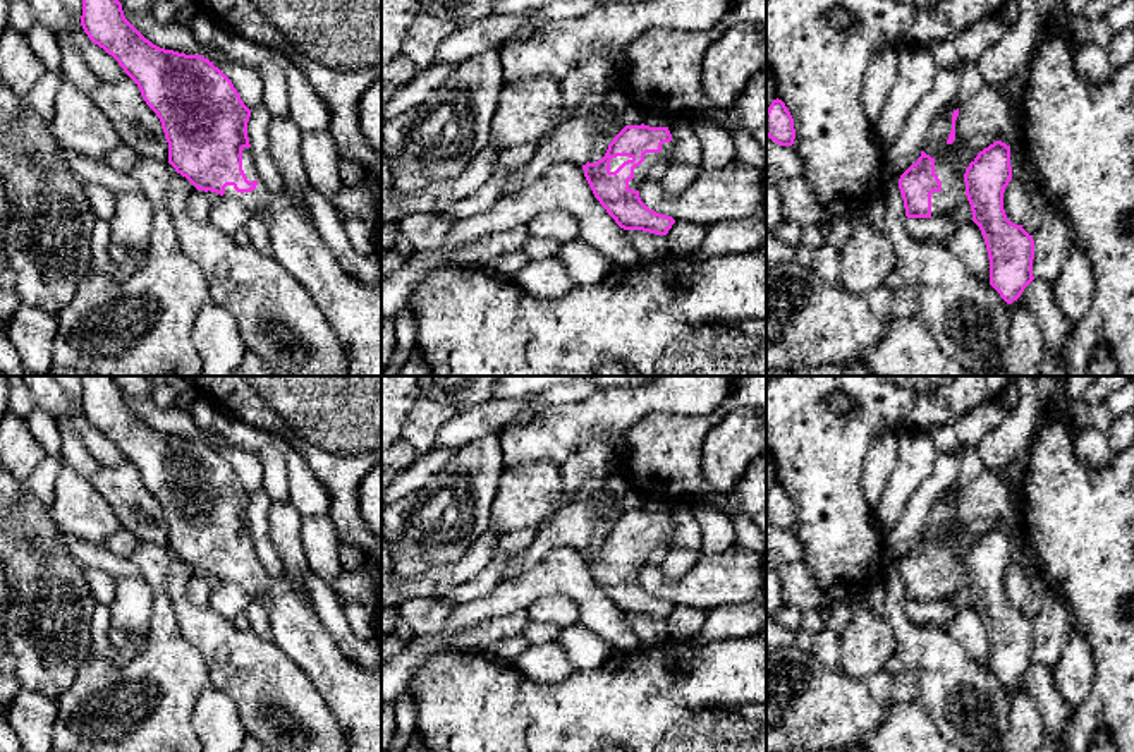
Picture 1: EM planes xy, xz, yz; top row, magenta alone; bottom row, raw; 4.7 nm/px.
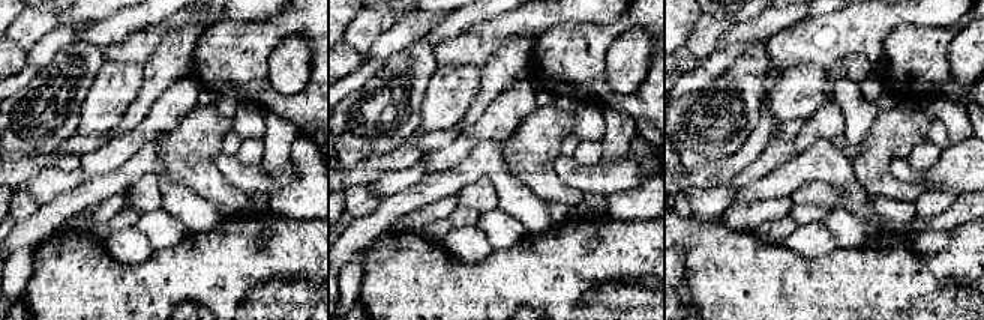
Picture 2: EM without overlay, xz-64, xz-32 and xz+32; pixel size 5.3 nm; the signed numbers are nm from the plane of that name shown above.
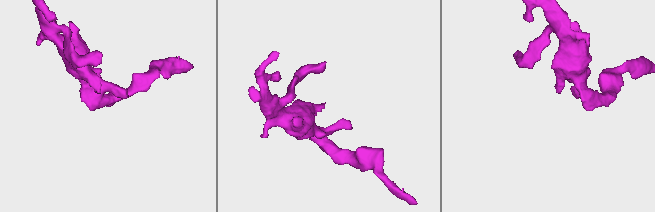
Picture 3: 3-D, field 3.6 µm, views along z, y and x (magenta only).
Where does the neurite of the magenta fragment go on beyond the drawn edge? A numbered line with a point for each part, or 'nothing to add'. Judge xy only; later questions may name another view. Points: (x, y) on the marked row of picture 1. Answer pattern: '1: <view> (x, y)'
1: xy (353, 308)

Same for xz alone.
1: xz (664, 157)

